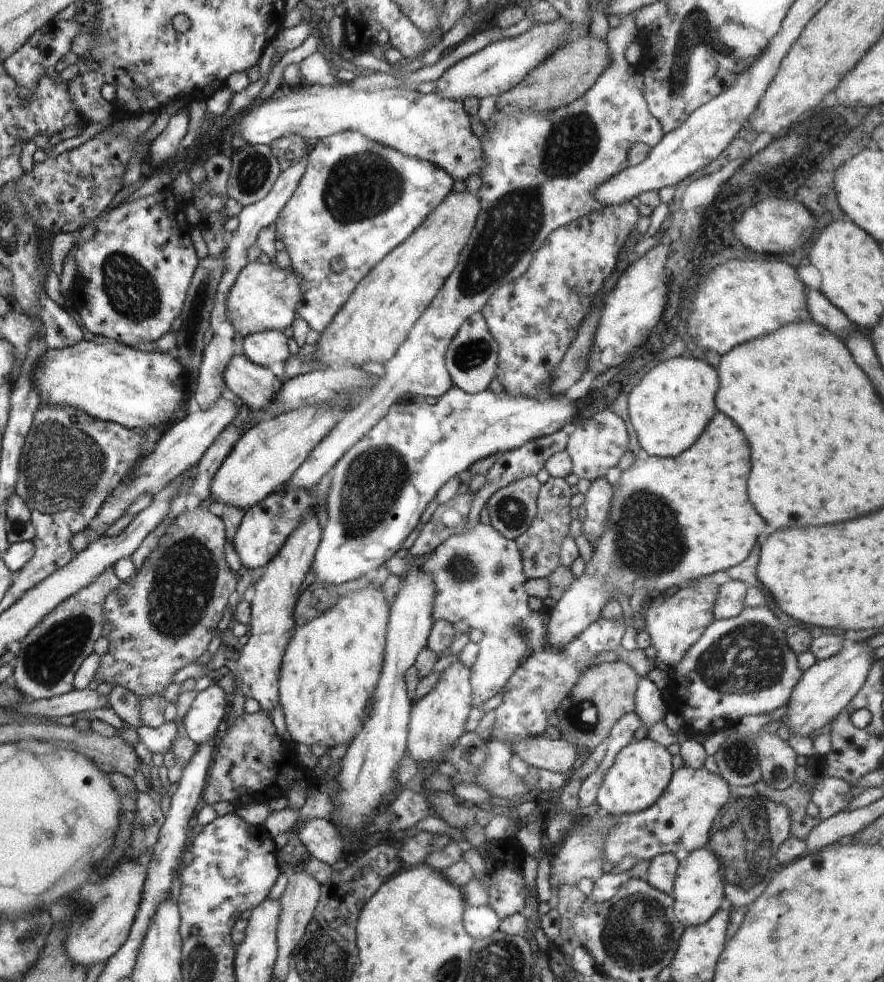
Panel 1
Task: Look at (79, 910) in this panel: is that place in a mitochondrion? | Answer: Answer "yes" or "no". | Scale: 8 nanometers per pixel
yes

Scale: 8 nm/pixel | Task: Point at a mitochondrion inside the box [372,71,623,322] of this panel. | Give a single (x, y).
(512, 223)

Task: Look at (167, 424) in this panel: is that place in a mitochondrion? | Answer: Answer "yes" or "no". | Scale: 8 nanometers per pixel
no

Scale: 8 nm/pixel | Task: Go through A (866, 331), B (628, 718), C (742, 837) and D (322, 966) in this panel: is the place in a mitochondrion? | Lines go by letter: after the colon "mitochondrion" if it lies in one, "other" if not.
A: other
B: other
C: mitochondrion
D: mitochondrion

